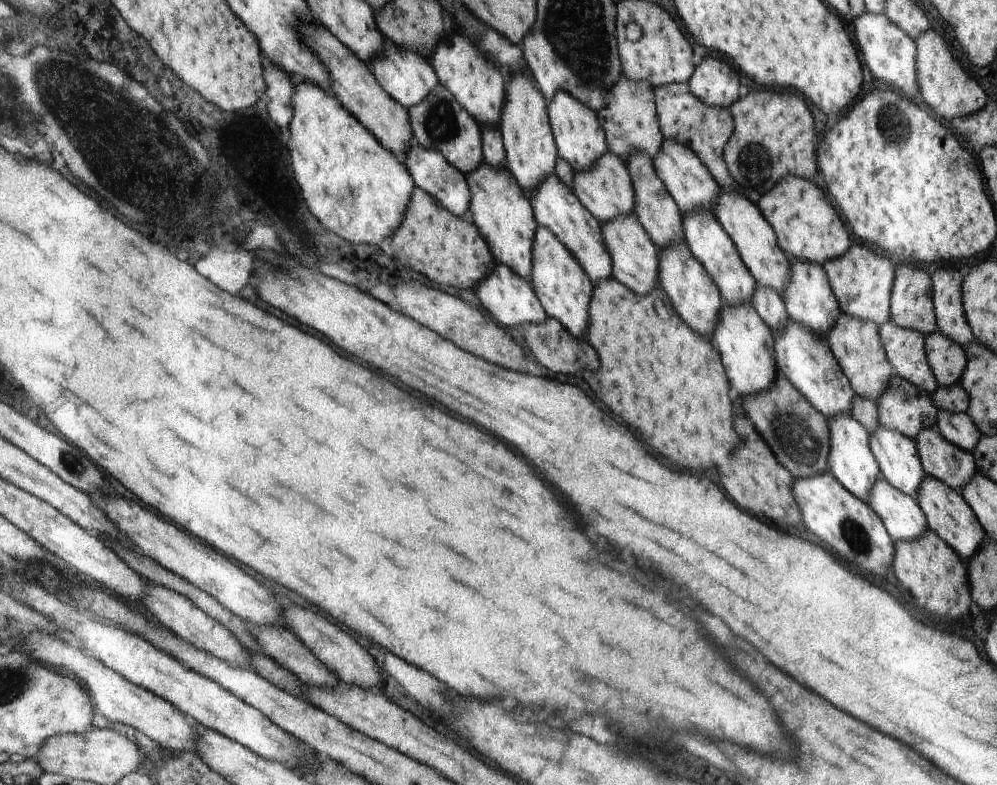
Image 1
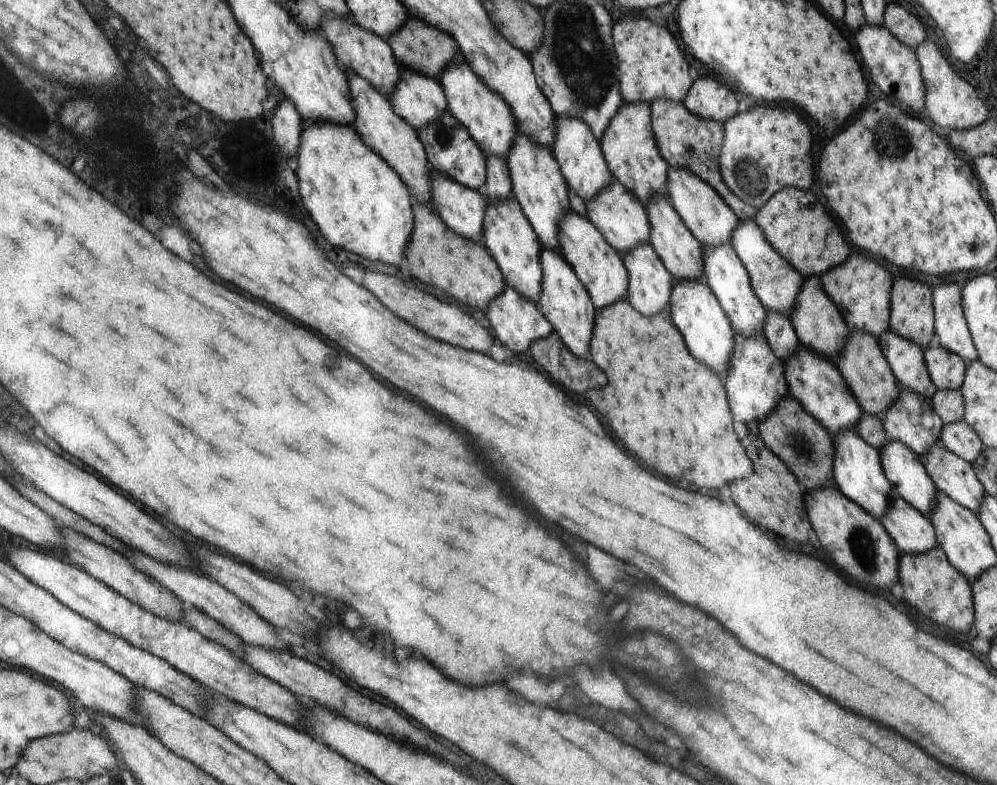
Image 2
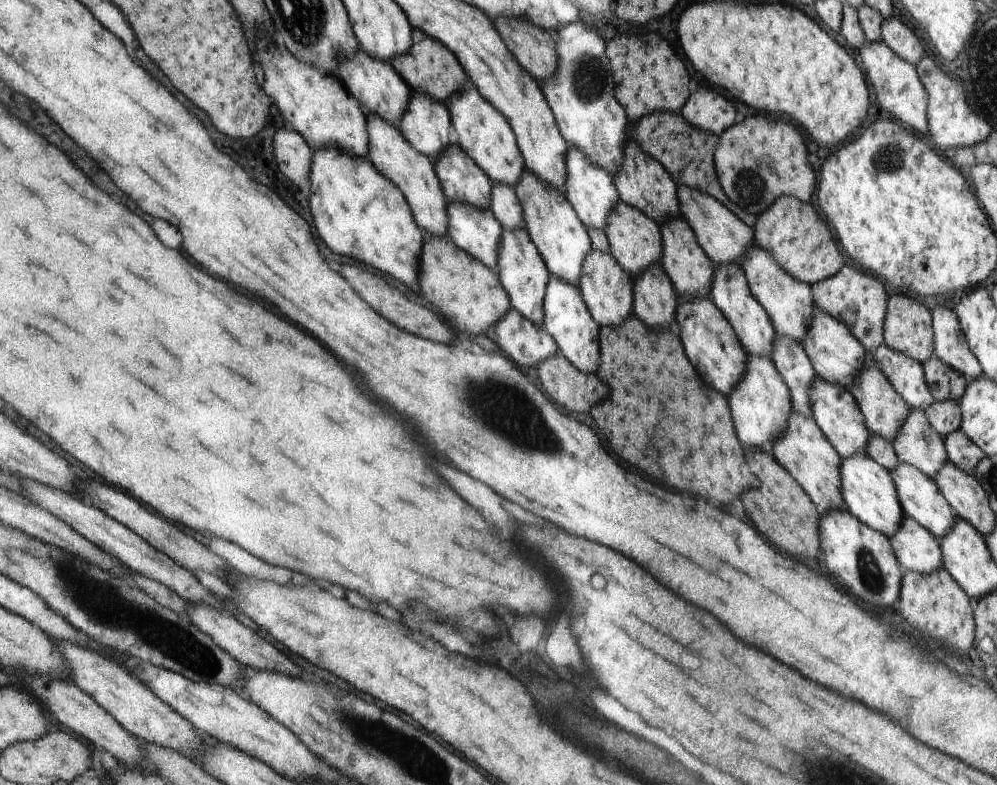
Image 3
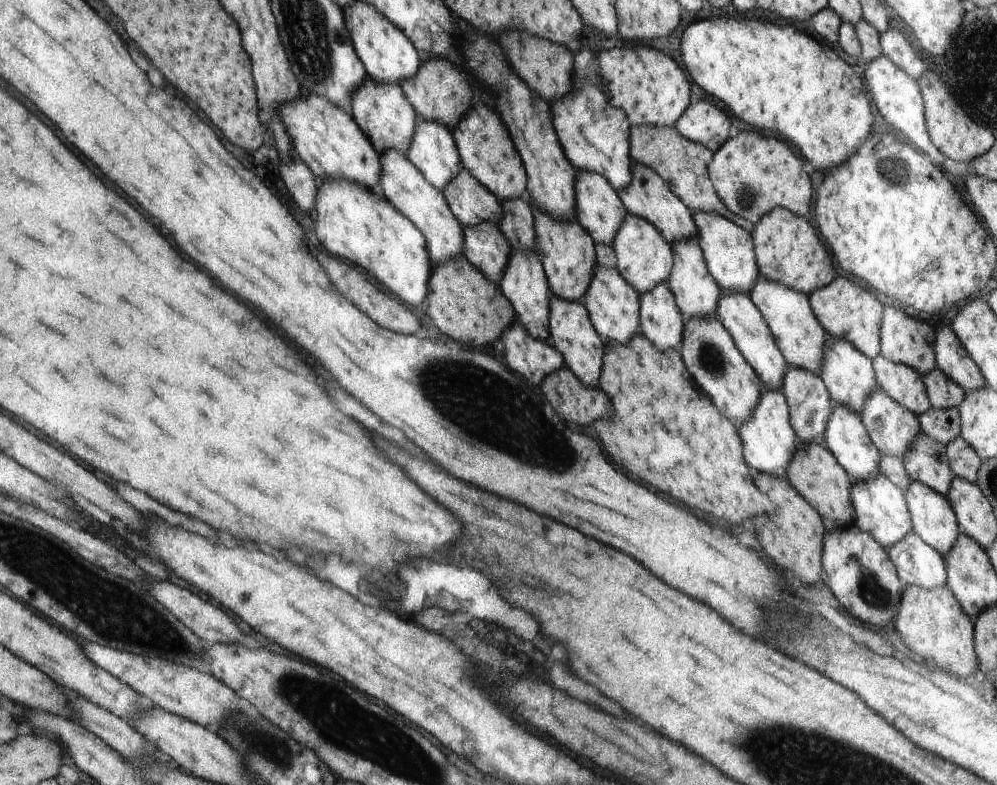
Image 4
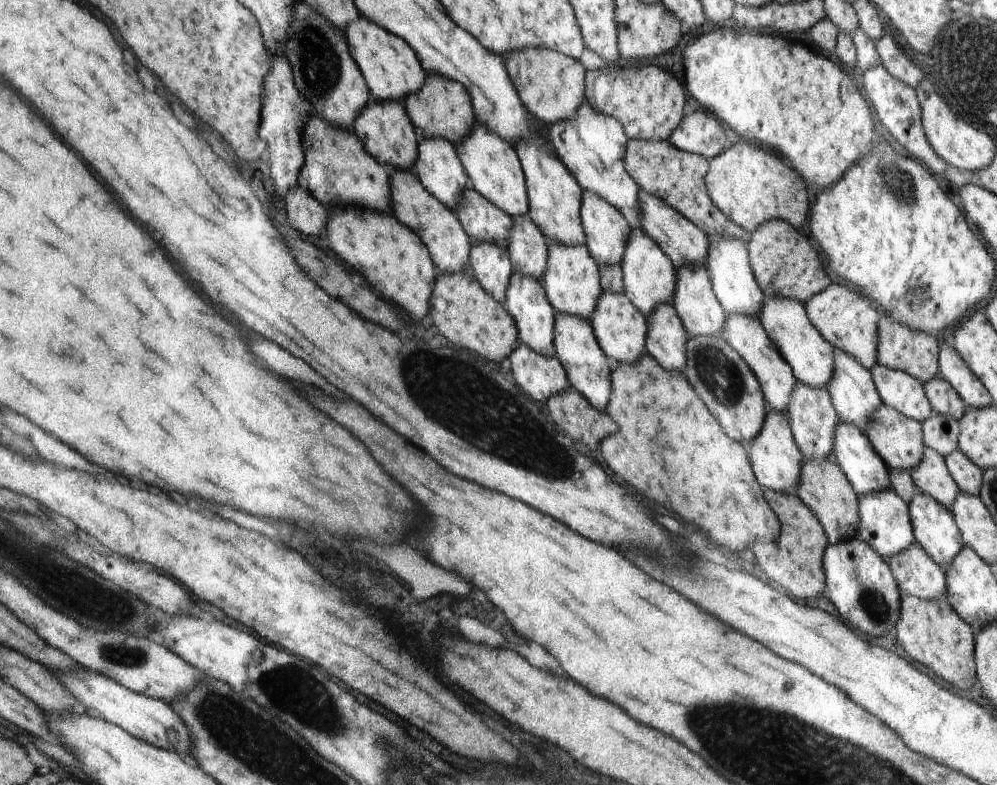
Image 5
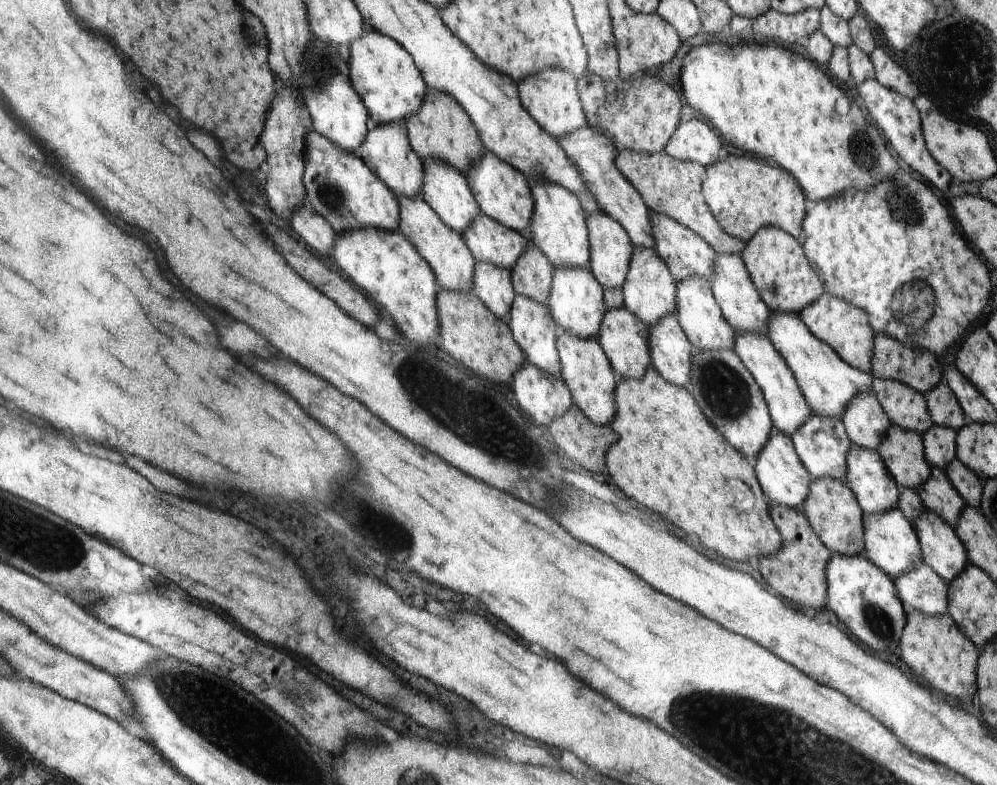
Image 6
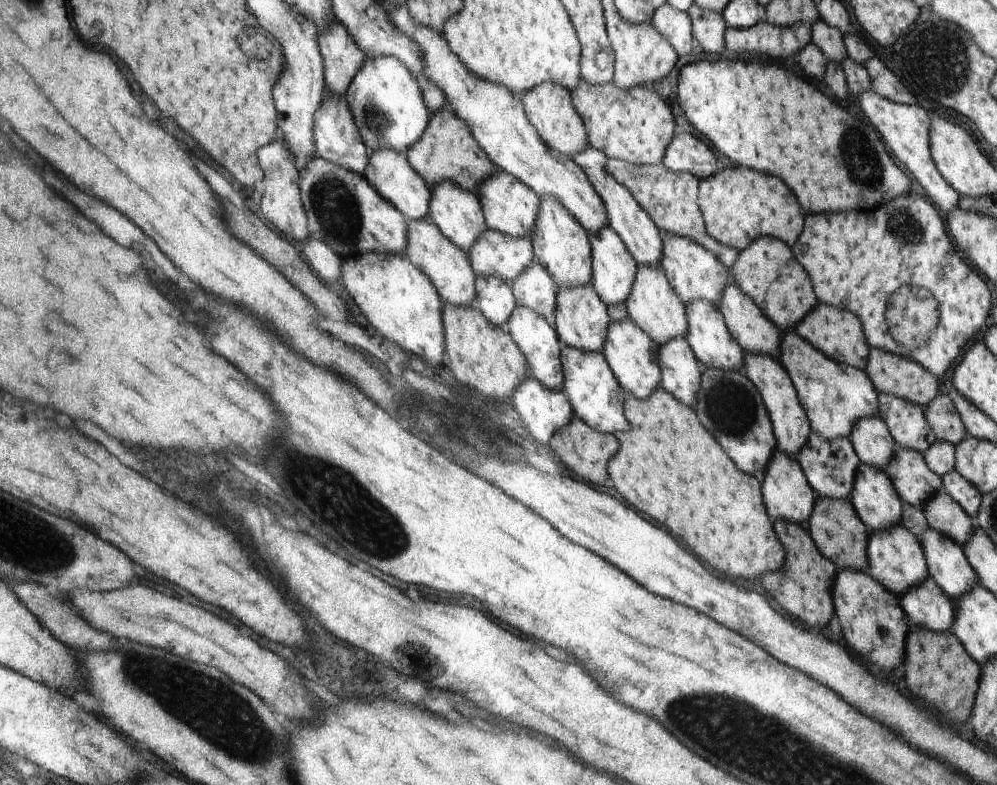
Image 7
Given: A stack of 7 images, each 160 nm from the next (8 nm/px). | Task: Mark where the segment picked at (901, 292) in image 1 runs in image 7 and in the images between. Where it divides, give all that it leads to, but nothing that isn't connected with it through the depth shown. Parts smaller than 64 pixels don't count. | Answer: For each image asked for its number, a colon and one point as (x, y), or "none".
2: (911, 315)
3: (908, 328)
4: (904, 339)
5: (917, 354)
6: (918, 368)
7: (892, 374)

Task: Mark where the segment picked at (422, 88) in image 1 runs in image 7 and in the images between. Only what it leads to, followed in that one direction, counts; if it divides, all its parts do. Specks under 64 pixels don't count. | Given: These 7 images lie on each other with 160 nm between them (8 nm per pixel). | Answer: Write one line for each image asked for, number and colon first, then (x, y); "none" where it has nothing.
2: (420, 99)
3: (427, 124)
4: (433, 150)
5: (438, 165)
6: (446, 189)
7: (458, 212)

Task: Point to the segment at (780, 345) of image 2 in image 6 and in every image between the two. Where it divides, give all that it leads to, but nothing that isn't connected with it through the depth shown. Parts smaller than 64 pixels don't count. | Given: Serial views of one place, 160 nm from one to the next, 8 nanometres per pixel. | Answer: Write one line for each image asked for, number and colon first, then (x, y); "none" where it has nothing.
3: (789, 357)
4: (810, 405)
5: (814, 420)
6: (822, 443)

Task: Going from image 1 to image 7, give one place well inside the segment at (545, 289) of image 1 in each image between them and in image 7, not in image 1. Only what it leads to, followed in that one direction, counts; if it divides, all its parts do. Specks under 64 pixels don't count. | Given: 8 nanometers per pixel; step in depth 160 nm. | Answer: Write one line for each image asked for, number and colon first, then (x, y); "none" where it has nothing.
2: (567, 304)
3: (568, 319)
4: (571, 330)
5: (583, 357)
6: (585, 369)
7: (596, 396)

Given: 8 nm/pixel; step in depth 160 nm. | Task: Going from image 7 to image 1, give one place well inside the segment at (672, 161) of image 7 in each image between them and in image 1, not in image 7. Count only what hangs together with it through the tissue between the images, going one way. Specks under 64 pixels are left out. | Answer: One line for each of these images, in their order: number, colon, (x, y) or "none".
1: (714, 82)
2: (707, 99)
3: (708, 111)
4: (702, 122)
5: (699, 133)
6: (694, 142)

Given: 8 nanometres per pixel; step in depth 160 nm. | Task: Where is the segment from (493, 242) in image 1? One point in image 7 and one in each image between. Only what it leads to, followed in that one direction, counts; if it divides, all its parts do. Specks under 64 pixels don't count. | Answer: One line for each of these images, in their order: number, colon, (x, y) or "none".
2: (511, 239)
3: (523, 272)
4: (526, 285)
5: (526, 299)
6: (532, 323)
7: (537, 338)

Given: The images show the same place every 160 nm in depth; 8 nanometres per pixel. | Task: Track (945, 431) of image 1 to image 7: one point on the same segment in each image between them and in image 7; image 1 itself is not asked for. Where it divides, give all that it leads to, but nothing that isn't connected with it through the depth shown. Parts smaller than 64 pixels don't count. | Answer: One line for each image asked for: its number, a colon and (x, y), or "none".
2: (959, 438)
3: (961, 451)
4: (963, 460)
5: (969, 476)
6: (969, 486)
7: (965, 494)

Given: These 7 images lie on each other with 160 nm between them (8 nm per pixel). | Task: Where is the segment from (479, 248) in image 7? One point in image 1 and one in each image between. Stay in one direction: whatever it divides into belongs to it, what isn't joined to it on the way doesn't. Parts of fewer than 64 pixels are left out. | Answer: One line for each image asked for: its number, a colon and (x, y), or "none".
1: (440, 122)
2: (451, 150)
3: (463, 180)
4: (471, 202)
5: (483, 221)
6: (490, 241)

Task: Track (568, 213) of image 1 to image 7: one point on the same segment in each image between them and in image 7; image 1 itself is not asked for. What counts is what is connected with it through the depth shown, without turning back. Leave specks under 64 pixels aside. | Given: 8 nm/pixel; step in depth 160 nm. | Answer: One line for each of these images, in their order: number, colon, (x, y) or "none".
2: (600, 267)
3: (608, 289)
4: (614, 306)
5: (621, 329)
6: (626, 339)
7: (632, 355)

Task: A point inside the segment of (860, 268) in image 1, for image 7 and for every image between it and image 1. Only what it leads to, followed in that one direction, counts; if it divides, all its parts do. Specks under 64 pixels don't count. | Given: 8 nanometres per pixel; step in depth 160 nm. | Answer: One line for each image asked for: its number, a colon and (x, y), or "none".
2: (862, 290)
3: (859, 300)
4: (849, 312)
5: (849, 322)
6: (845, 327)
7: (839, 333)

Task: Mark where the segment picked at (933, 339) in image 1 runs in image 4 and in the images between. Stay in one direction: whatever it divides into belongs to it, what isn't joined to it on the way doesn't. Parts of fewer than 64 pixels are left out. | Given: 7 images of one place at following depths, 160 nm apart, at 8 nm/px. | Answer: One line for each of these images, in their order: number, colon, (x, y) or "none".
2: (947, 370)
3: (944, 383)
4: (943, 393)

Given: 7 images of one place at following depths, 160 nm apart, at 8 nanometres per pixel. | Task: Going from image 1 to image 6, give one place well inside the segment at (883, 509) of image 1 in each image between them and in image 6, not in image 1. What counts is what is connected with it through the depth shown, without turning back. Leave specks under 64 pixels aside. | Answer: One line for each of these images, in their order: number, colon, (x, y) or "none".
2: (912, 531)
3: (918, 550)
4: (917, 563)
5: (917, 575)
6: (920, 589)

